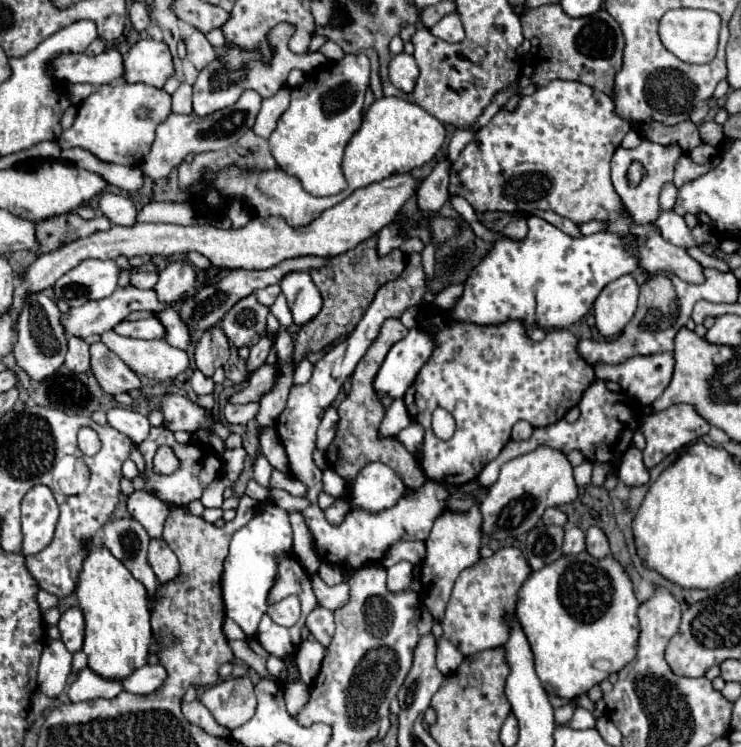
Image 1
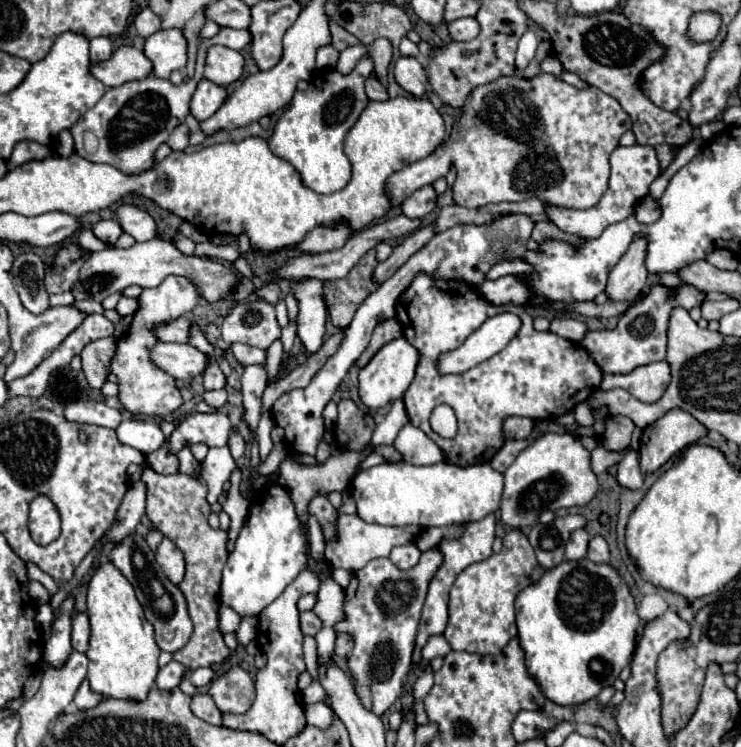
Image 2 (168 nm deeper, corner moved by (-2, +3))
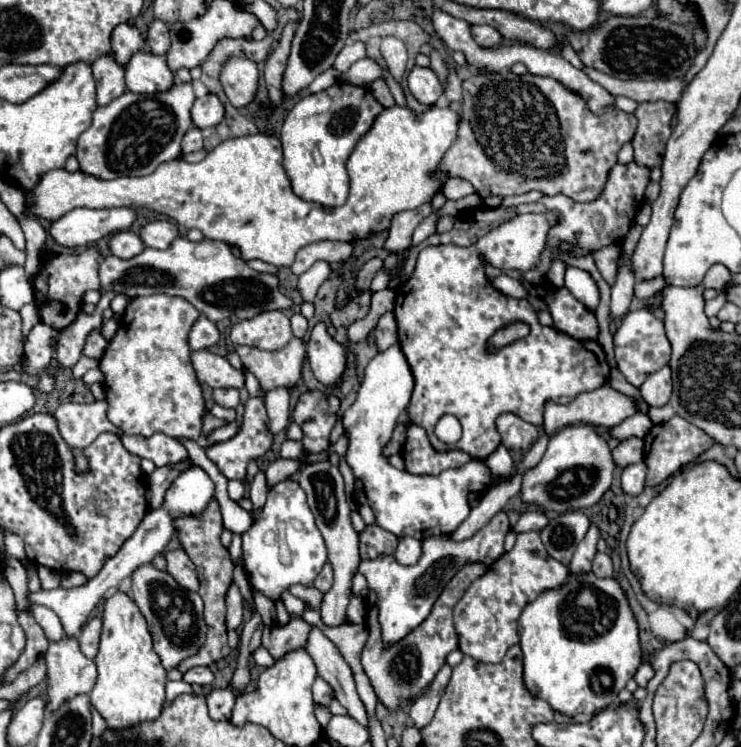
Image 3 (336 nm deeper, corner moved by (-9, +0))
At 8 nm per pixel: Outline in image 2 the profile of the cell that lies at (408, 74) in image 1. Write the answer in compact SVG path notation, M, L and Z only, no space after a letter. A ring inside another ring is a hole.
M400 57L394 63L394 77L402 89L412 93L414 97L422 97L426 93L426 73L422 63L416 57Z

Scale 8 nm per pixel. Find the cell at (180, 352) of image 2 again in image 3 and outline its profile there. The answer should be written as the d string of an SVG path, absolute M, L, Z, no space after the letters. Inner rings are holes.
M199 350L191 356L193 368L197 372L197 378L203 384L209 384L211 388L237 388L241 390L245 386L245 374L241 370L235 370L227 358L211 354L207 350Z

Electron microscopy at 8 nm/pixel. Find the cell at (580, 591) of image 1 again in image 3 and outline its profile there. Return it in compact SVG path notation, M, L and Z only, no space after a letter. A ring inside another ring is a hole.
M571 574L569 580L553 590L543 592L519 616L519 636L523 650L523 682L525 688L549 702L549 706L565 716L593 714L617 700L617 694L635 676L643 652L639 644L637 620L627 604L627 598L615 578L595 578L595 574ZM597 672L607 672L613 678L611 688L603 688Z

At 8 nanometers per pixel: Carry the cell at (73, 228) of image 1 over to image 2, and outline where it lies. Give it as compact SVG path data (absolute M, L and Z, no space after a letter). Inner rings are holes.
M100 219L94 227L92 227L94 235L104 241L104 243L116 243L120 233L122 233L122 227L118 225L118 221L114 219Z

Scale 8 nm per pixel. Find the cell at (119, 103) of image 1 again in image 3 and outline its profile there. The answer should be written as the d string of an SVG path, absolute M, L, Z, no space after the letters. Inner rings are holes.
M175 84L171 90L159 92L159 94L125 92L123 96L115 98L111 104L97 108L93 114L91 126L79 136L79 142L77 142L75 156L79 160L81 172L101 178L101 180L113 180L121 176L147 176L147 174L153 174L159 164L179 158L181 138L193 126L191 114L189 114L193 100L195 100L195 94L193 94L191 84Z

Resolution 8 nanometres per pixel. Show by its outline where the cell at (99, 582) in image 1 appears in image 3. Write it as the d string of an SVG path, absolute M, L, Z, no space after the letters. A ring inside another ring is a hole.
M117 592L105 600L103 634L95 664L99 676L89 698L95 710L105 718L107 728L125 730L135 724L159 718L165 700L167 672L161 666L159 656L153 652L151 634L143 614L139 614L135 602L123 592Z

